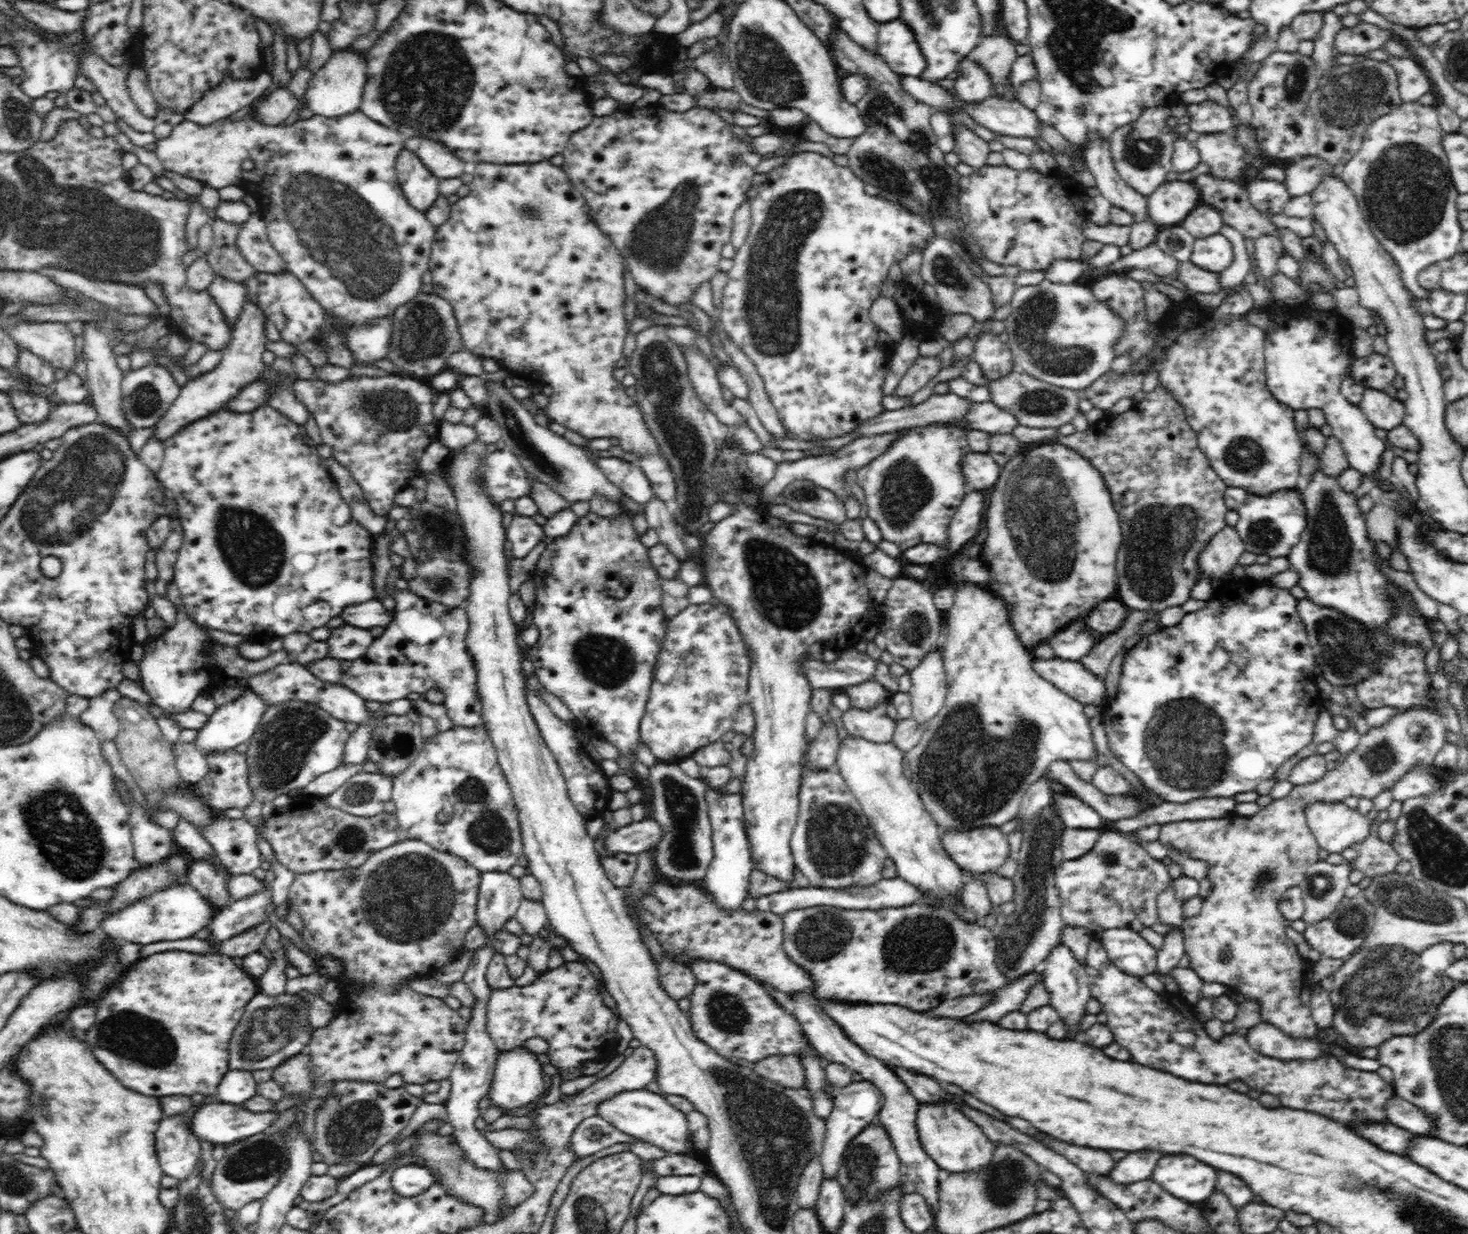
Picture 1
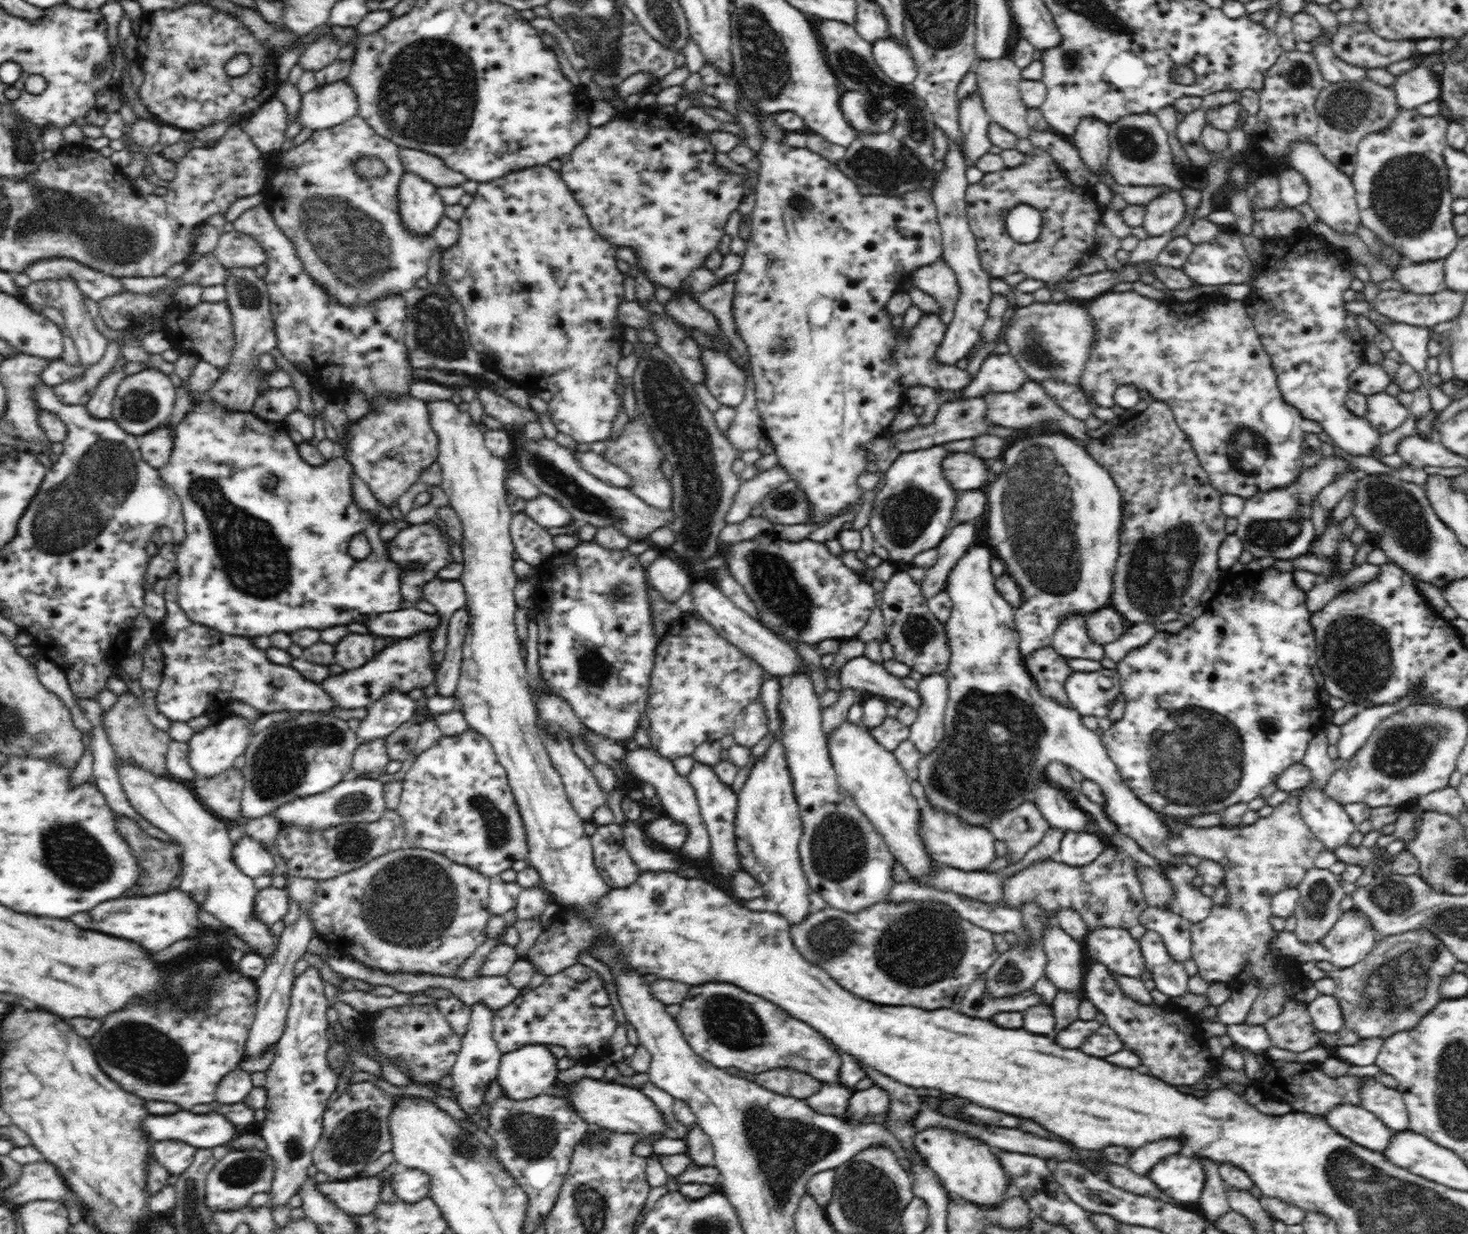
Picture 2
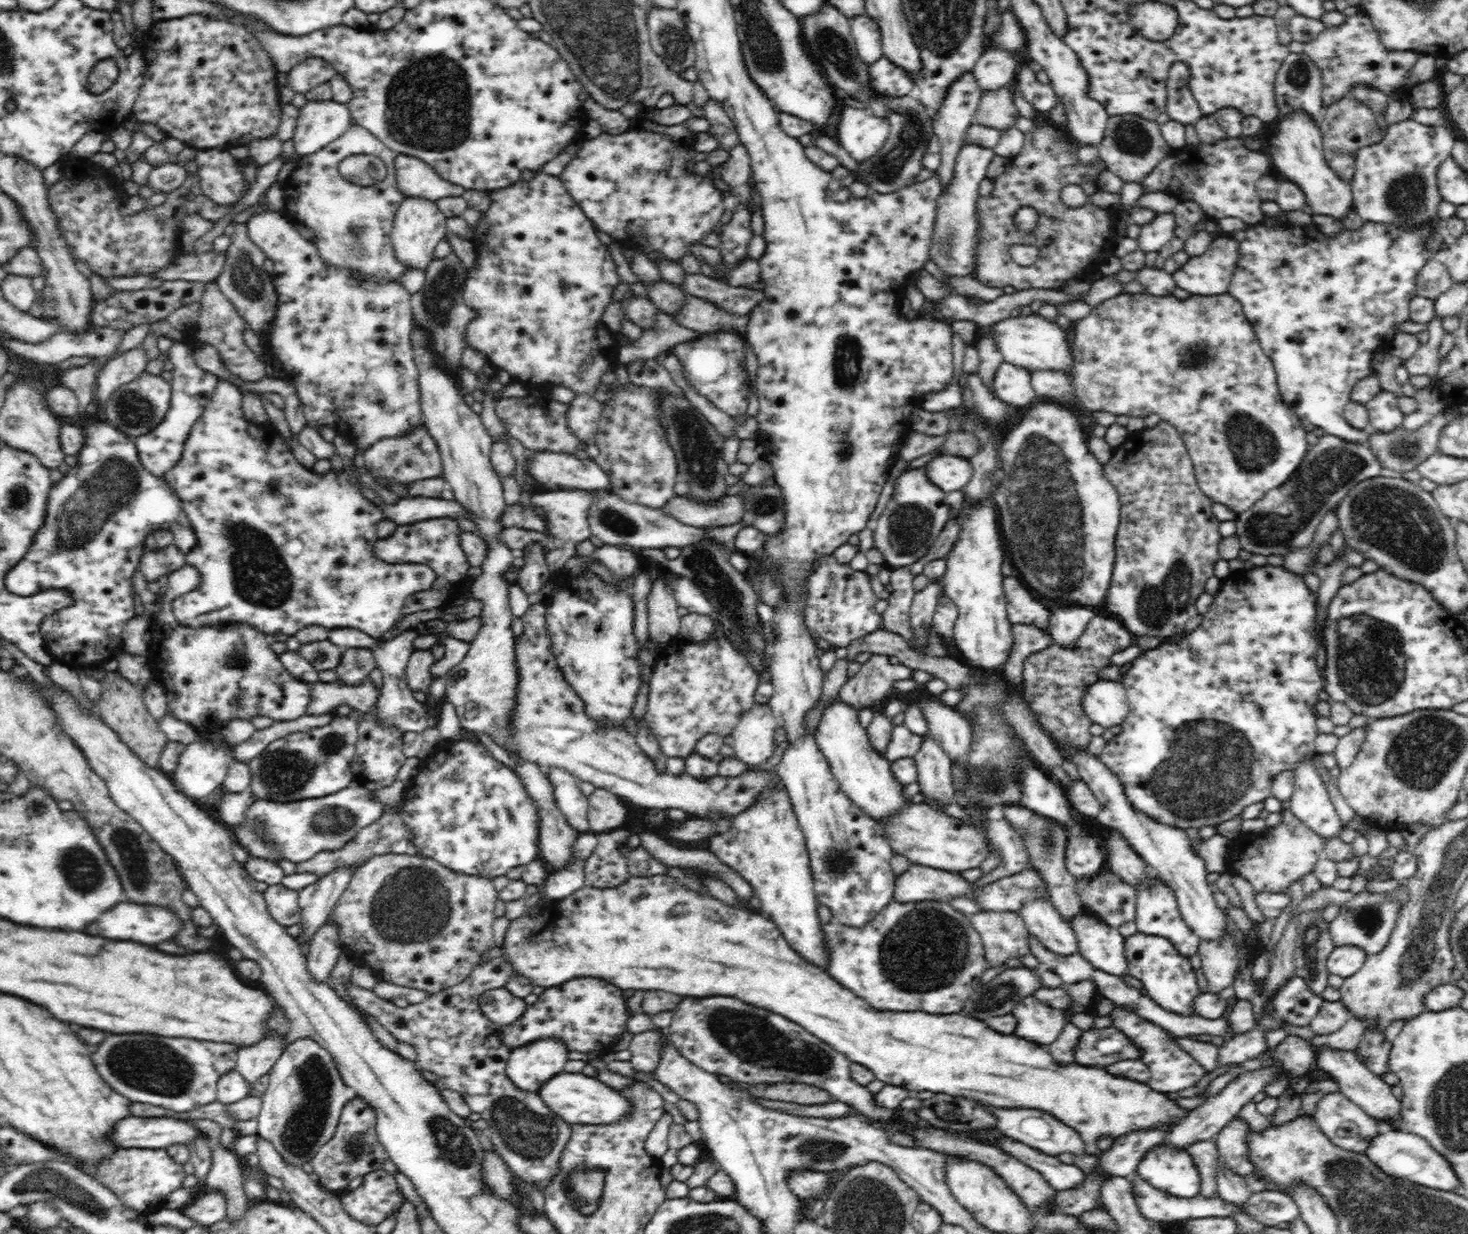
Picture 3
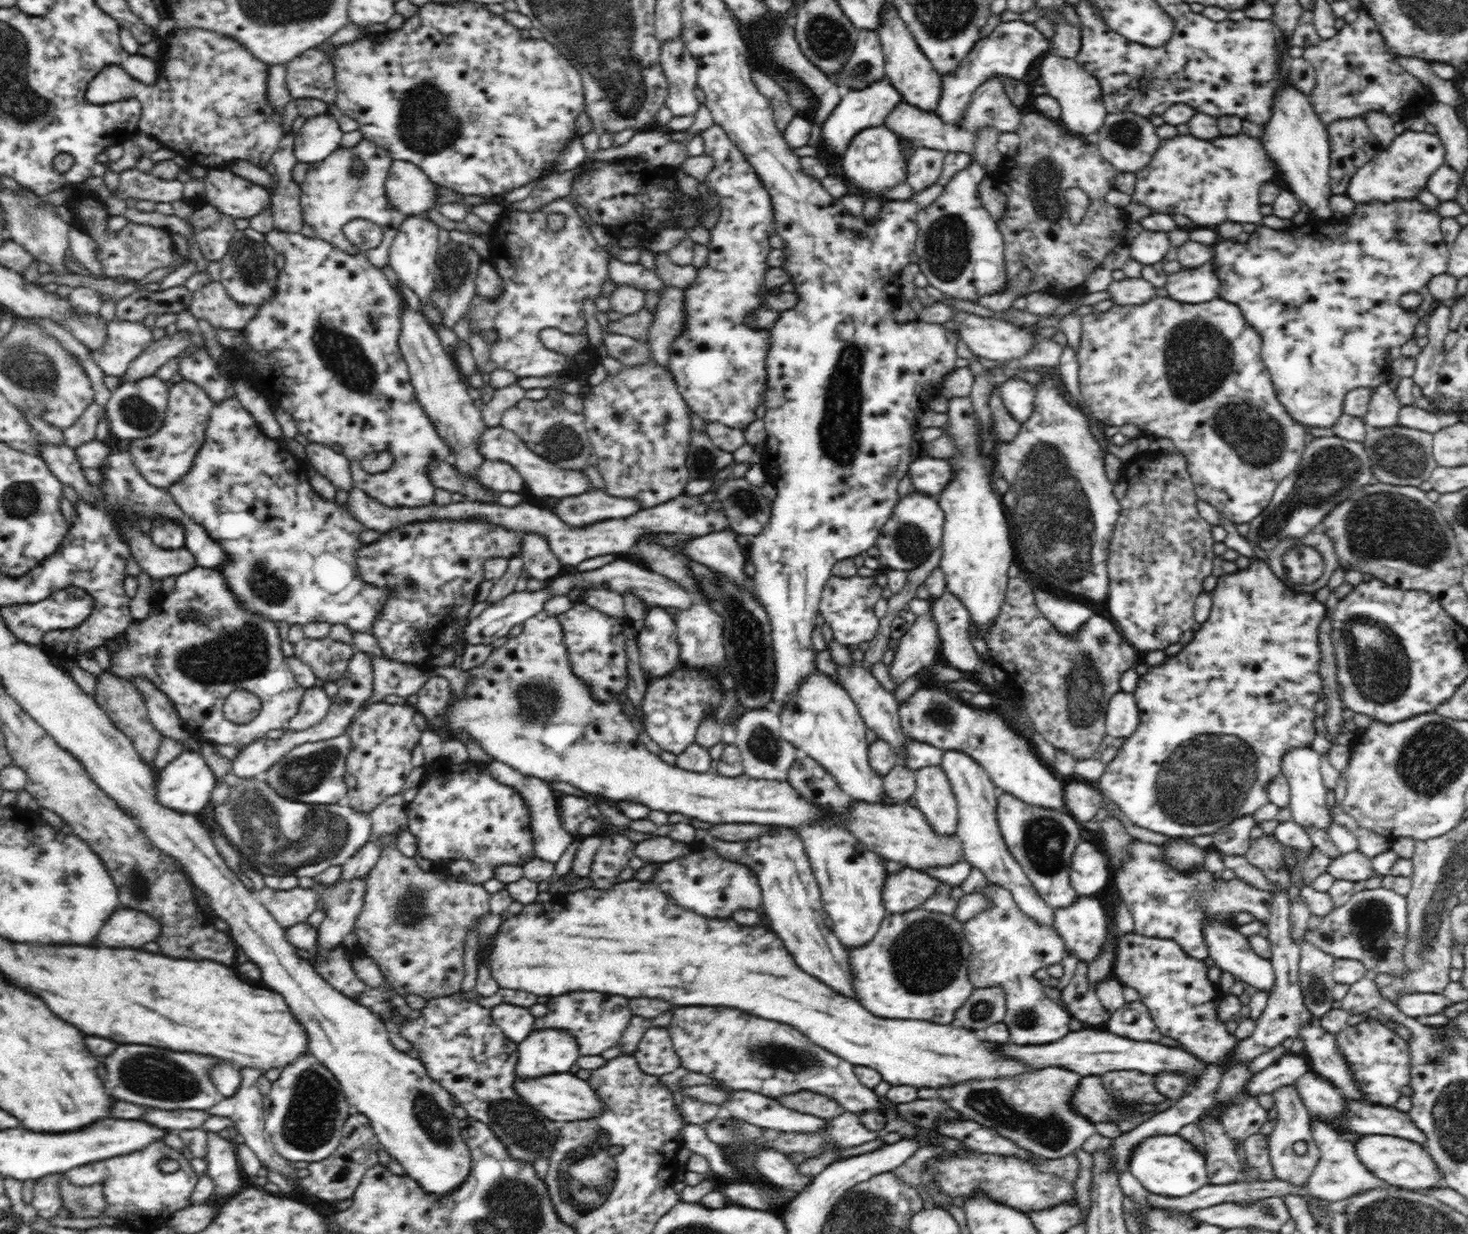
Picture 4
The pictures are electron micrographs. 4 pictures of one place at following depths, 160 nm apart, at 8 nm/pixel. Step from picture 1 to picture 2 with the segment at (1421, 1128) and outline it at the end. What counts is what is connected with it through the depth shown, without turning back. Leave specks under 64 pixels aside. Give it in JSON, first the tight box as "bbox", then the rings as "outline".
{"bbox":[1360,1077,1409,1132],"outline":[[[1364,1077],[1360,1099],[1361,1108],[1374,1114],[1388,1128],[1396,1132],[1409,1130],[1408,1110],[1397,1089],[1387,1088],[1374,1077]]]}

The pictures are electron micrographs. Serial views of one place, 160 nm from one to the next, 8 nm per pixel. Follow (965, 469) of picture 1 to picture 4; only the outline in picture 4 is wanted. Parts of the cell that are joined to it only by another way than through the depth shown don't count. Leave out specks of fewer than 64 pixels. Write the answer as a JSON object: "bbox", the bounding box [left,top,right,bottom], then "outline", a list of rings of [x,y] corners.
{"bbox":[908,456,953,496],"outline":[[[930,456],[915,458],[908,473],[912,479],[911,488],[928,496],[938,496],[953,477],[949,459]]]}

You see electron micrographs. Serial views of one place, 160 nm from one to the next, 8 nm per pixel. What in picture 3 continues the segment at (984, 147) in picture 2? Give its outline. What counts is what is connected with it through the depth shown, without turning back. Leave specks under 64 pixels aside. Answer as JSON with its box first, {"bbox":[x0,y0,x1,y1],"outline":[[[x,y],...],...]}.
{"bbox":[930,145,995,276],"outline":[[[964,145],[956,160],[950,186],[940,194],[936,205],[935,223],[930,245],[930,260],[938,265],[944,276],[974,276],[979,262],[978,242],[980,242],[980,221],[976,215],[979,202],[979,187],[987,178],[986,171],[995,153],[976,145]]]}

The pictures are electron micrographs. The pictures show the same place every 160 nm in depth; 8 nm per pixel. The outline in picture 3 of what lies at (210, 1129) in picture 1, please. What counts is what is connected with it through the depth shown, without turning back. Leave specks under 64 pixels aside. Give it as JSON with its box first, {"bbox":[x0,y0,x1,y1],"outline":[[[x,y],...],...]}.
{"bbox":[110,1118,206,1149],"outline":[[[124,1118],[120,1120],[110,1140],[118,1149],[148,1148],[166,1149],[172,1144],[188,1145],[194,1138],[206,1138],[194,1128],[192,1123],[180,1121],[180,1119],[164,1118]]]}

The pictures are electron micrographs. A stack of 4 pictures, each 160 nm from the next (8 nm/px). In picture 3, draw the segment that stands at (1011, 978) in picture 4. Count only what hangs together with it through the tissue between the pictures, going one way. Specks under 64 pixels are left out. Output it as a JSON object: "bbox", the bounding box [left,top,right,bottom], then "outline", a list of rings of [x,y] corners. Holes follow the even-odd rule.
{"bbox":[968,910,1069,1044],"outline":[[[975,910],[968,917],[970,924],[982,939],[987,968],[998,971],[1002,969],[1002,964],[1004,964],[1006,960],[1022,958],[1022,956],[1031,954],[1030,943],[1028,943],[1028,938],[1030,938],[1031,934],[1028,932],[1019,911],[1002,912]],[[1032,995],[1025,996],[1010,1014],[1018,1020],[1014,1034],[1036,1044],[1052,1044],[1069,1023],[1066,1011],[1052,1008]]]}

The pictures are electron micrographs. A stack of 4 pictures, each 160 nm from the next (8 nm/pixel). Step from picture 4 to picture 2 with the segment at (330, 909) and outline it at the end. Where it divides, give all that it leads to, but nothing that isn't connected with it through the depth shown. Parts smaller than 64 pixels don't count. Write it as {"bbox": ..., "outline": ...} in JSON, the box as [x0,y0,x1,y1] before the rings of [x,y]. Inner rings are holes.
{"bbox":[259,965,341,1206],"outline":[[[311,965],[295,977],[286,1028],[276,1044],[274,1058],[265,1070],[267,1081],[264,1088],[268,1093],[268,1102],[259,1136],[268,1145],[268,1155],[276,1161],[269,1206],[288,1205],[291,1196],[297,1194],[300,1185],[310,1178],[308,1166],[313,1164],[314,1148],[322,1137],[323,1117],[341,1079],[340,1072],[328,1065],[326,1055],[329,1046],[326,1009],[329,1003],[324,996],[322,978],[320,971]],[[306,1074],[312,1076],[310,1082],[304,1082]]]}

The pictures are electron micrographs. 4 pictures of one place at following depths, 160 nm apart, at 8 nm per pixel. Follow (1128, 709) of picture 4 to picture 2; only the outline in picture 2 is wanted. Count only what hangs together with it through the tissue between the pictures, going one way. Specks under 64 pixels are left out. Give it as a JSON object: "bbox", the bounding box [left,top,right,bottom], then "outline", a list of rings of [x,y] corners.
{"bbox":[1064,670,1121,718],"outline":[[[1118,670],[1074,672],[1064,684],[1071,706],[1081,716],[1106,718],[1112,702],[1121,694]]]}

